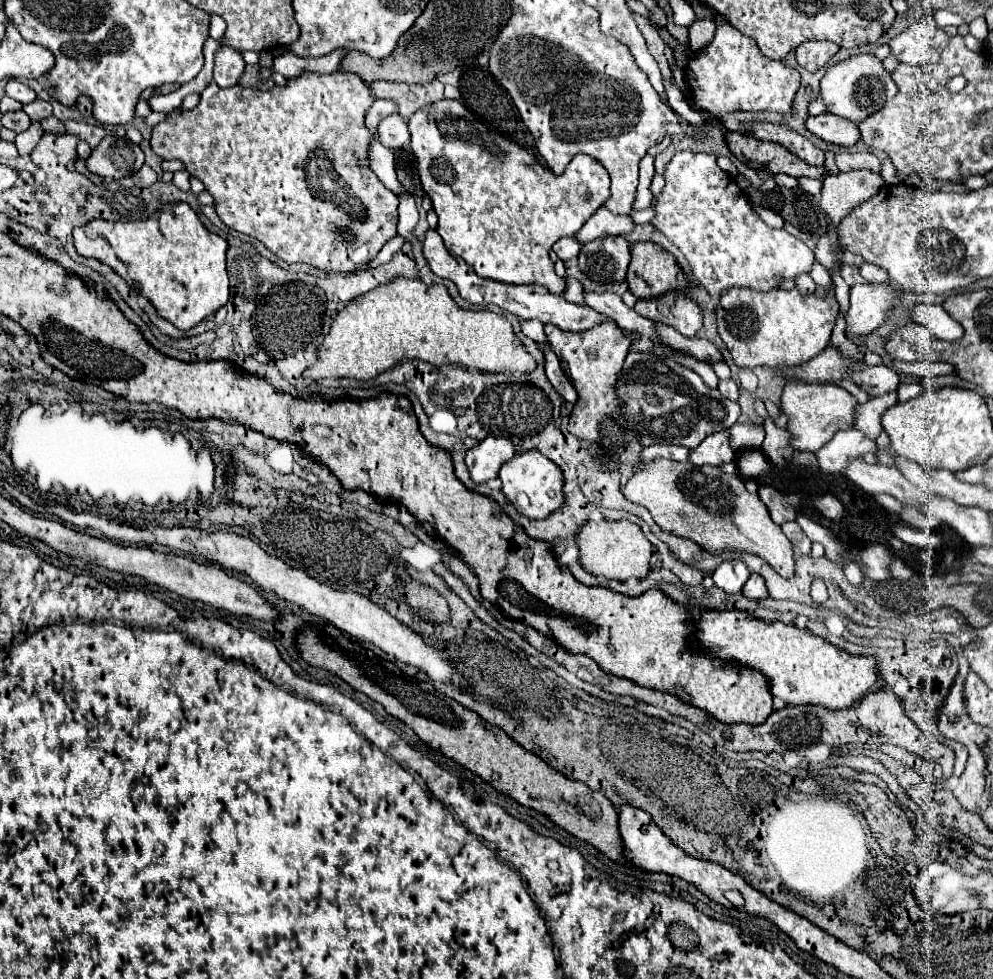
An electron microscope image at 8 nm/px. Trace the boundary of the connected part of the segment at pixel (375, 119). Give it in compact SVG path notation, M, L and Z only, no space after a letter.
M376 100L368 108L368 114L366 114L366 126L368 126L368 130L376 128L382 118L386 118L388 114L394 114L396 110L398 110L398 106L394 102L390 102L390 100Z

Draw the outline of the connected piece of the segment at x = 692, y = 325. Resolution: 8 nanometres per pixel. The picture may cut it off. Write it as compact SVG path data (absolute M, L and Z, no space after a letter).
M668 292L652 300L638 300L634 310L644 318L676 328L684 336L696 336L696 332L702 328L700 306L682 292Z

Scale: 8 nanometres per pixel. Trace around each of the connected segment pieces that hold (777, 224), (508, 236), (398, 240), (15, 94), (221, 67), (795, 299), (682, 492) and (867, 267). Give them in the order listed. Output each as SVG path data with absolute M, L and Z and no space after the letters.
M756 208L756 212L760 214L760 218L762 218L768 226L772 226L772 228L782 228L782 226L784 226L784 220L782 220L776 212L766 210L766 208Z
M440 100L420 108L410 120L410 146L418 162L420 182L430 196L434 212L438 214L438 234L446 248L462 258L478 276L504 284L542 284L552 294L564 294L566 280L560 280L550 266L548 252L556 240L572 236L580 226L604 204L608 198L610 176L600 162L578 154L564 174L556 176L540 166L532 152L520 148L516 142L498 132L478 132L462 118L462 104L458 100Z
M396 236L396 238L392 238L380 252L378 252L378 256L374 256L374 260L372 260L372 264L366 264L362 270L366 270L366 268L376 268L376 266L380 266L380 264L384 264L384 262L388 262L400 248L402 248L402 244L404 244L404 238L402 236Z
M8 80L8 84L6 84L6 94L22 104L28 104L28 100L32 100L32 98L28 98L30 96L28 92L32 92L32 90L26 84L22 84L20 80Z
M220 46L214 54L214 80L220 88L230 88L234 84L238 84L246 62L242 60L242 52L234 50L232 46Z
M834 284L828 286L826 296L800 294L794 290L756 292L748 288L730 288L720 296L716 308L718 334L724 340L734 362L744 368L754 366L800 366L820 354L830 344L830 334L838 318L838 302Z
M658 458L644 470L636 470L622 494L650 510L654 522L674 534L696 542L710 554L748 552L766 560L782 578L792 578L794 546L778 524L772 522L766 504L758 494L750 494L736 474L724 474L716 466L692 466Z
M867 262L860 266L860 275L868 283L884 284L884 282L890 282L890 278L888 278L886 270L882 270L880 266L876 266Z

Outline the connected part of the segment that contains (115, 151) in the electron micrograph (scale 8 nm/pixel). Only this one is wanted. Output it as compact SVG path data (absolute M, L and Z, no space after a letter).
M106 136L88 156L86 166L92 174L110 180L122 180L136 174L144 164L144 152L126 136Z

